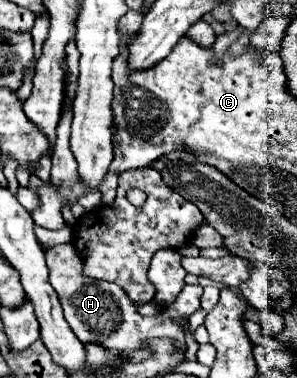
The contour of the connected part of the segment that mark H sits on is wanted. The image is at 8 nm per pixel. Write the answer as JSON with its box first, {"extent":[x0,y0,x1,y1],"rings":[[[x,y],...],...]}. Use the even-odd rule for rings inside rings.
{"extent":[47,243,203,362],"rings":[[[72,243],[59,244],[49,248],[47,250],[47,268],[49,268],[49,282],[61,298],[65,320],[71,326],[73,334],[81,342],[101,342],[107,348],[119,350],[133,362],[149,358],[151,350],[143,350],[143,348],[149,348],[145,344],[147,338],[173,338],[173,340],[177,340],[179,346],[185,346],[183,326],[177,320],[189,318],[195,310],[199,310],[199,298],[203,294],[203,288],[199,284],[195,284],[195,286],[187,284],[181,290],[181,294],[177,296],[177,300],[173,302],[173,306],[161,308],[159,316],[141,316],[137,312],[137,308],[129,302],[129,298],[125,298],[125,292],[117,284],[93,282],[93,280],[85,278],[83,263],[75,251],[77,250]],[[61,258],[63,258],[63,262],[69,262],[69,264],[61,264]]]}

